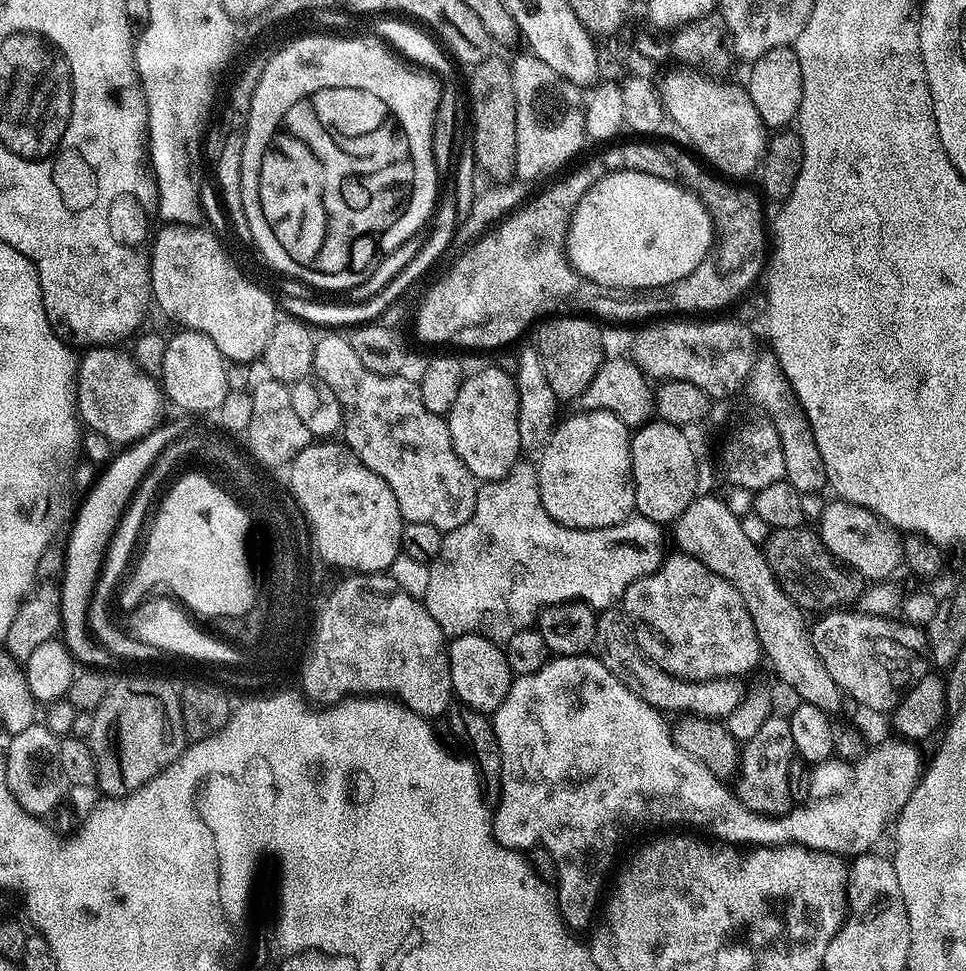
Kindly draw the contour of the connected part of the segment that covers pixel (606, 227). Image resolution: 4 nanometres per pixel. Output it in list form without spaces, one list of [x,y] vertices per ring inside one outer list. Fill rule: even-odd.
[[[609,172],[585,194],[582,202],[576,207],[576,213],[572,216],[572,225],[568,229],[568,258],[573,268],[587,280],[598,282],[607,288],[665,288],[668,284],[678,282],[686,278],[703,260],[708,259],[716,238],[716,226],[707,206],[691,188],[676,180],[663,180],[650,174],[641,172]]]

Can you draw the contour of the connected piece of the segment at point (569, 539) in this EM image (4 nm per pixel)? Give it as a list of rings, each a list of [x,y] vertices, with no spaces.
[[[517,462],[500,480],[489,480],[479,485],[477,505],[474,506],[474,512],[470,515],[470,520],[462,523],[462,526],[458,526],[452,532],[444,533],[442,550],[438,550],[438,558],[434,558],[432,563],[428,565],[430,583],[422,602],[426,606],[426,610],[430,610],[430,618],[434,618],[434,622],[438,622],[438,626],[444,631],[445,637],[451,638],[453,636],[474,634],[475,636],[484,636],[487,640],[493,640],[495,644],[503,645],[504,641],[508,640],[513,634],[518,634],[518,630],[533,627],[537,616],[540,615],[540,610],[548,607],[549,604],[579,602],[587,604],[593,610],[611,608],[617,602],[623,601],[624,591],[635,580],[640,576],[648,576],[651,572],[658,571],[666,559],[664,536],[660,533],[663,532],[661,525],[655,524],[654,521],[648,520],[639,514],[633,514],[628,519],[605,528],[567,528],[554,518],[550,518],[550,514],[546,514],[546,506],[542,506],[536,464],[532,462],[530,464],[524,463]]]

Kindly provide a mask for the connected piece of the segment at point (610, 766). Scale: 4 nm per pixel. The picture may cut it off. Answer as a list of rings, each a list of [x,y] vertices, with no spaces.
[[[585,654],[582,656],[556,656],[549,659],[548,663],[541,666],[534,674],[516,676],[513,679],[510,690],[506,698],[502,698],[502,706],[491,717],[494,726],[494,734],[498,742],[500,751],[500,761],[502,762],[502,774],[500,775],[500,801],[492,812],[492,837],[497,844],[504,848],[515,848],[517,850],[531,850],[537,846],[544,848],[554,858],[556,867],[556,878],[554,881],[554,891],[556,894],[556,904],[560,908],[560,913],[564,923],[569,929],[584,928],[588,923],[593,923],[592,915],[597,915],[598,905],[605,895],[604,883],[608,880],[608,871],[612,868],[612,863],[616,860],[616,851],[620,848],[620,843],[624,840],[624,832],[631,828],[660,828],[663,824],[689,824],[692,828],[705,828],[709,832],[709,837],[723,842],[728,846],[759,846],[770,848],[781,844],[802,844],[806,848],[813,848],[819,852],[829,852],[841,858],[855,858],[871,852],[877,847],[876,843],[880,840],[880,835],[884,832],[884,827],[888,823],[893,823],[894,817],[900,814],[906,802],[910,798],[912,791],[916,789],[922,775],[922,760],[920,764],[920,752],[915,743],[903,738],[891,738],[885,744],[873,747],[863,756],[857,764],[847,764],[844,760],[833,758],[823,760],[820,764],[811,769],[810,796],[802,805],[793,807],[787,816],[763,816],[761,812],[750,810],[741,802],[739,795],[735,791],[728,789],[729,785],[725,781],[719,780],[704,763],[682,750],[679,743],[674,739],[674,732],[668,729],[665,713],[659,712],[654,706],[642,702],[638,694],[634,694],[606,666],[595,654]]]

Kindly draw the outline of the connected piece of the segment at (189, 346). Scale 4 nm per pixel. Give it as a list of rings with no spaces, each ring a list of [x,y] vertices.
[[[177,331],[177,336],[169,339],[165,346],[165,360],[160,376],[162,377],[162,392],[169,401],[172,400],[185,413],[212,412],[222,406],[223,399],[228,394],[226,370],[228,364],[224,355],[201,332]]]

